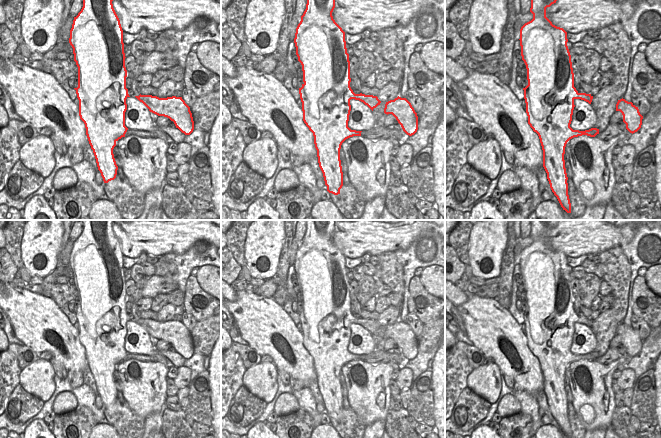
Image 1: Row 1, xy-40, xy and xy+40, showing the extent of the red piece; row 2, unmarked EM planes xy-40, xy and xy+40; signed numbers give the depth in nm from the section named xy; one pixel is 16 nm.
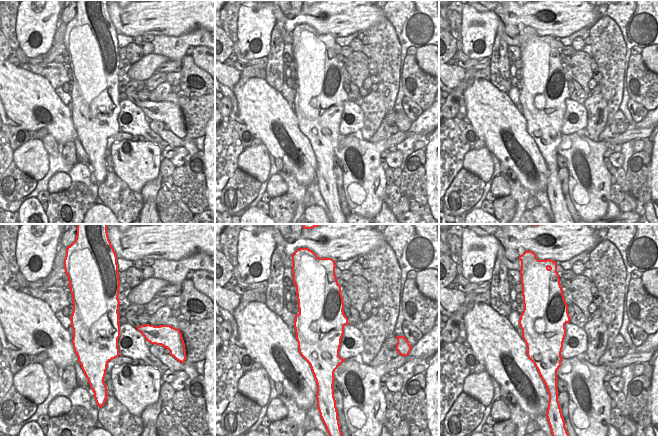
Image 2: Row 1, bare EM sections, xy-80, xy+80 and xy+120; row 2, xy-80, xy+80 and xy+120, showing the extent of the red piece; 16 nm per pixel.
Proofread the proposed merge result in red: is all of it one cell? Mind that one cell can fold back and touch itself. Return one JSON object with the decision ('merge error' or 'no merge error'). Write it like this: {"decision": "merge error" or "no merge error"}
{"decision": "no merge error"}

